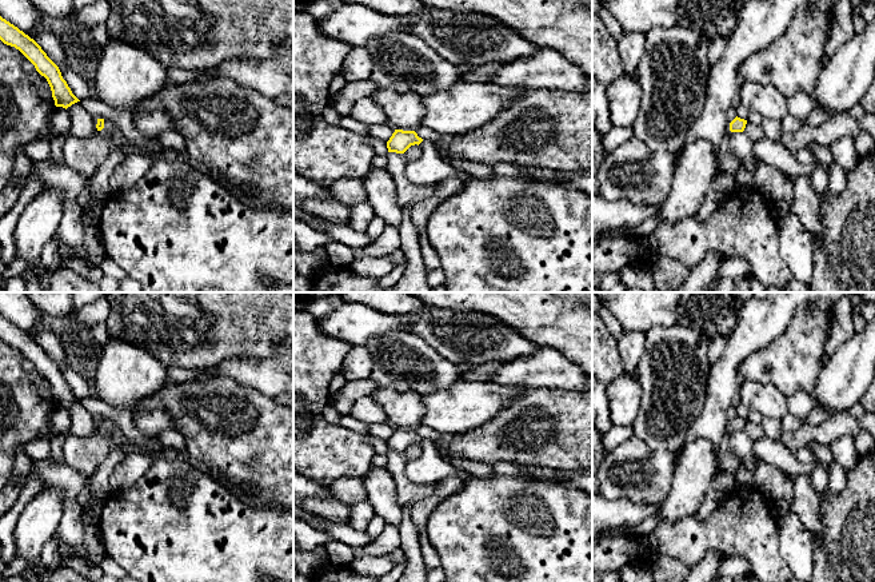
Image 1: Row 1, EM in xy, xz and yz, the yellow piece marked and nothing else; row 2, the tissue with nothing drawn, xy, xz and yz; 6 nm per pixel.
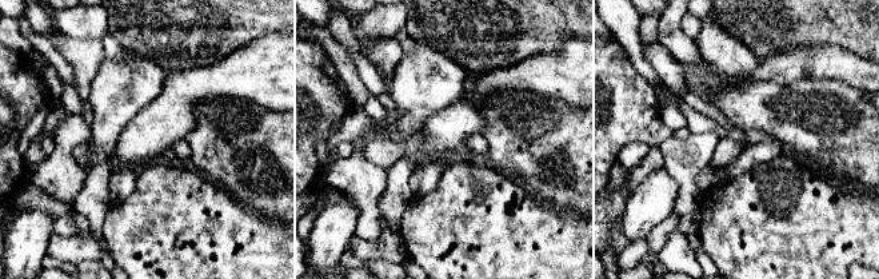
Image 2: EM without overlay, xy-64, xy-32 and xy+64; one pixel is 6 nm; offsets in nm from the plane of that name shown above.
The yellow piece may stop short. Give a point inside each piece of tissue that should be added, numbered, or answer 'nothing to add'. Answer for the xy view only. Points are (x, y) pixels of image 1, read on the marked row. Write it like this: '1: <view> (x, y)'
nothing to add

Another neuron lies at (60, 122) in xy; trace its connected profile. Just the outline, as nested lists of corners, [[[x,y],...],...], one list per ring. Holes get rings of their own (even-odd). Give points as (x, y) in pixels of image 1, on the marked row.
[[[56,107],[55,111],[51,113],[51,135],[41,137],[45,140],[51,140],[59,135],[68,135],[69,128],[72,127],[72,120],[68,115],[68,111],[63,107]]]

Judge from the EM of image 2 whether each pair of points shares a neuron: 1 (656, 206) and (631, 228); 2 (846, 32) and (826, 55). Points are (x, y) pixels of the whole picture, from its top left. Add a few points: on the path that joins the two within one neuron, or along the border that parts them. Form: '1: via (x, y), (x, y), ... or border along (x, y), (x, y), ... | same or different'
1: via (650, 210), (638, 222) | same
2: border along (802, 46), (839, 46), (863, 58) | different

